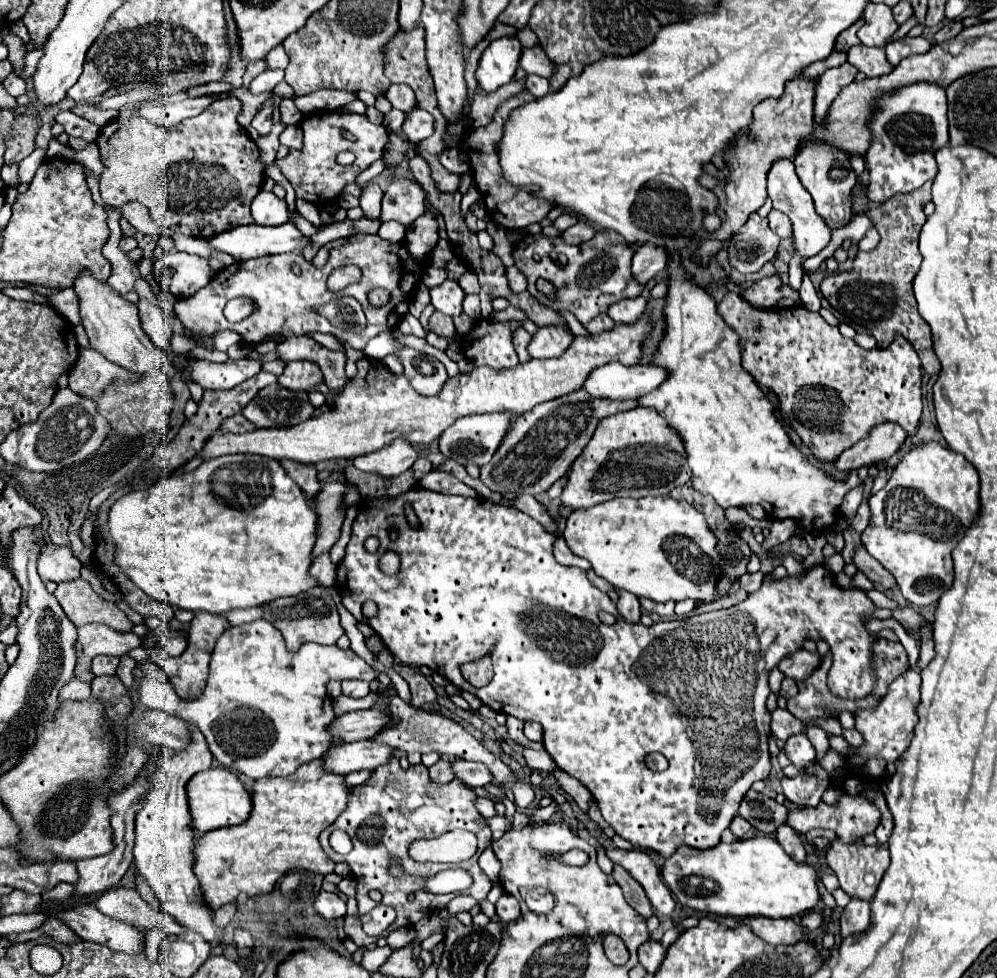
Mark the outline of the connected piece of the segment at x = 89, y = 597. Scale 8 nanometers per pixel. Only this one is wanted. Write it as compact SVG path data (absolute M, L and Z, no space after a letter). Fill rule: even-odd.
M81 577L57 585L53 595L77 628L88 623L105 623L115 631L129 631L133 627L133 623L115 603L105 601L101 595L97 595L89 581Z

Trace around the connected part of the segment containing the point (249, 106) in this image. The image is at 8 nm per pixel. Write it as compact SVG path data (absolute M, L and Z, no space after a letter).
M235 89L235 91L231 91L231 95L233 95L233 97L237 97L237 99L243 103L243 111L241 111L241 115L239 115L239 123L241 123L243 127L249 127L249 125L251 125L253 115L257 113L257 109L261 107L261 103L265 101L265 97L267 97L269 93L253 95L251 91L245 91L245 89Z

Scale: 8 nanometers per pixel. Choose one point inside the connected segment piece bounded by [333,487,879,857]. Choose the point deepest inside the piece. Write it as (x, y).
(477, 579)

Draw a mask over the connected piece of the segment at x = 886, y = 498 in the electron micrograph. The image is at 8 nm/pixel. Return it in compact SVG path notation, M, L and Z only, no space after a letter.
M921 443L899 461L887 485L869 499L873 513L861 541L897 581L903 597L915 607L931 607L955 579L951 551L977 521L979 475L959 453L939 443Z

